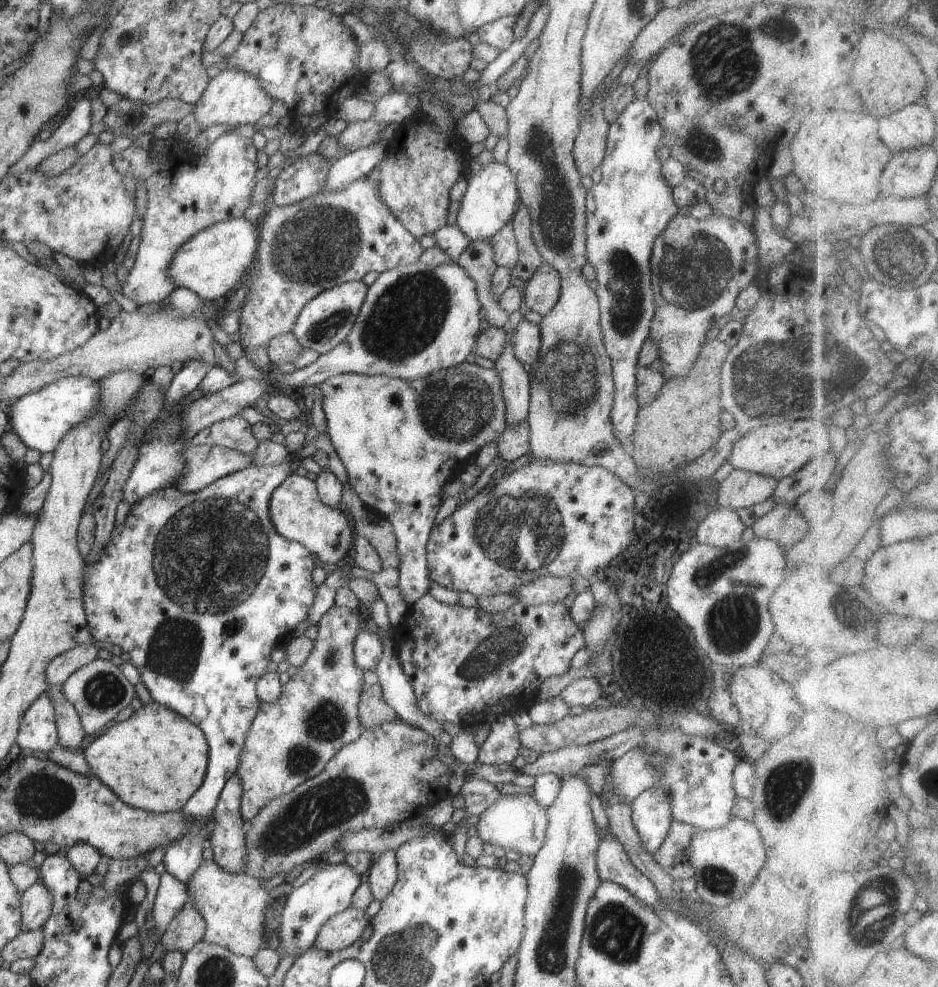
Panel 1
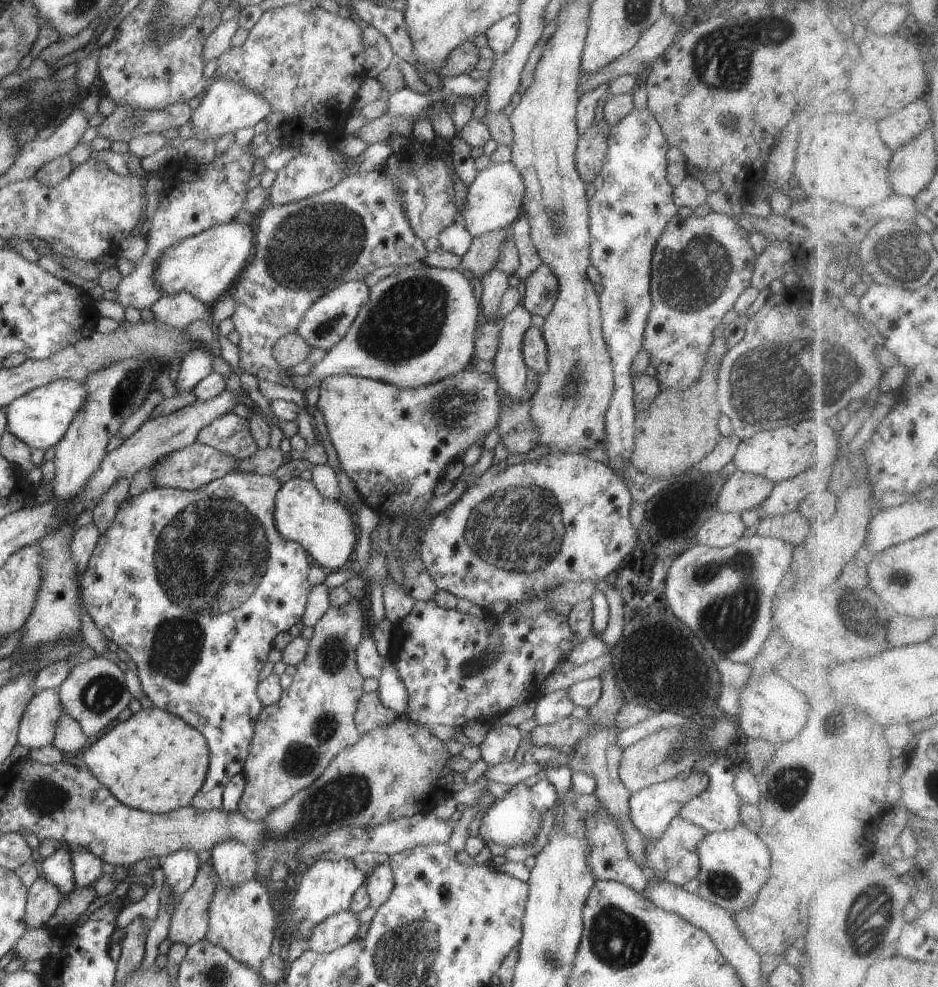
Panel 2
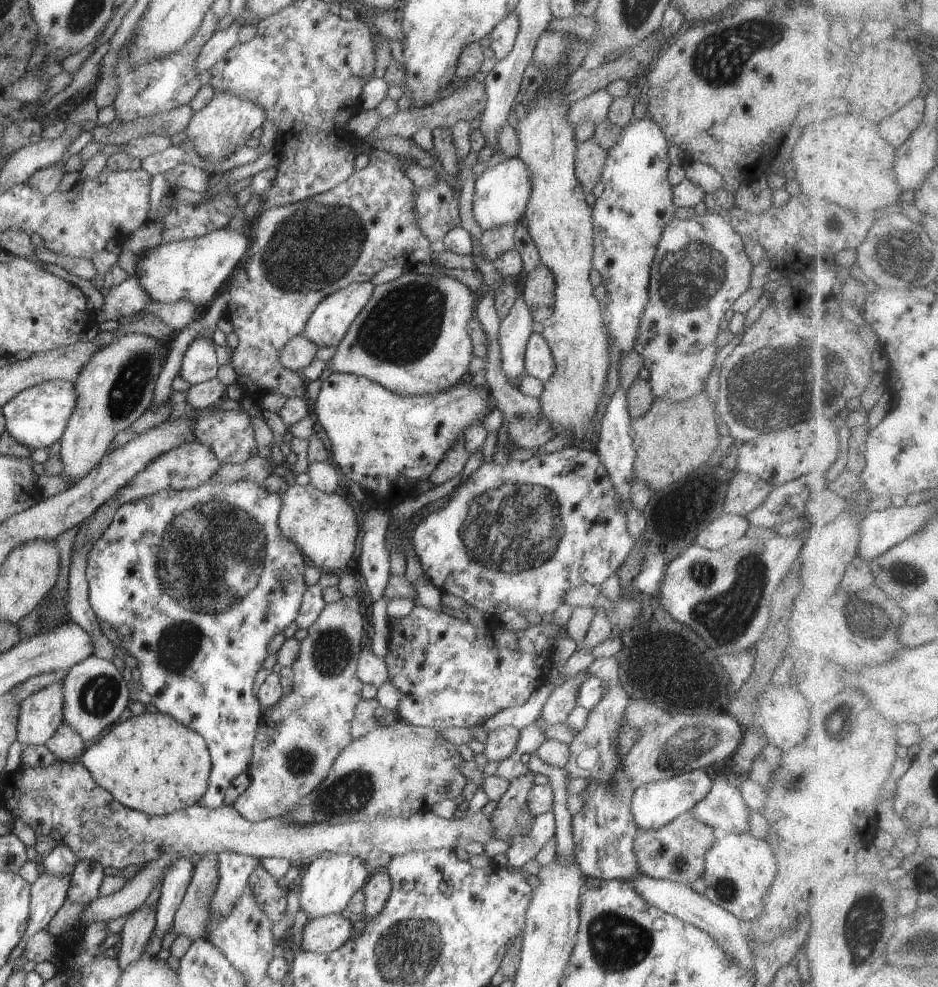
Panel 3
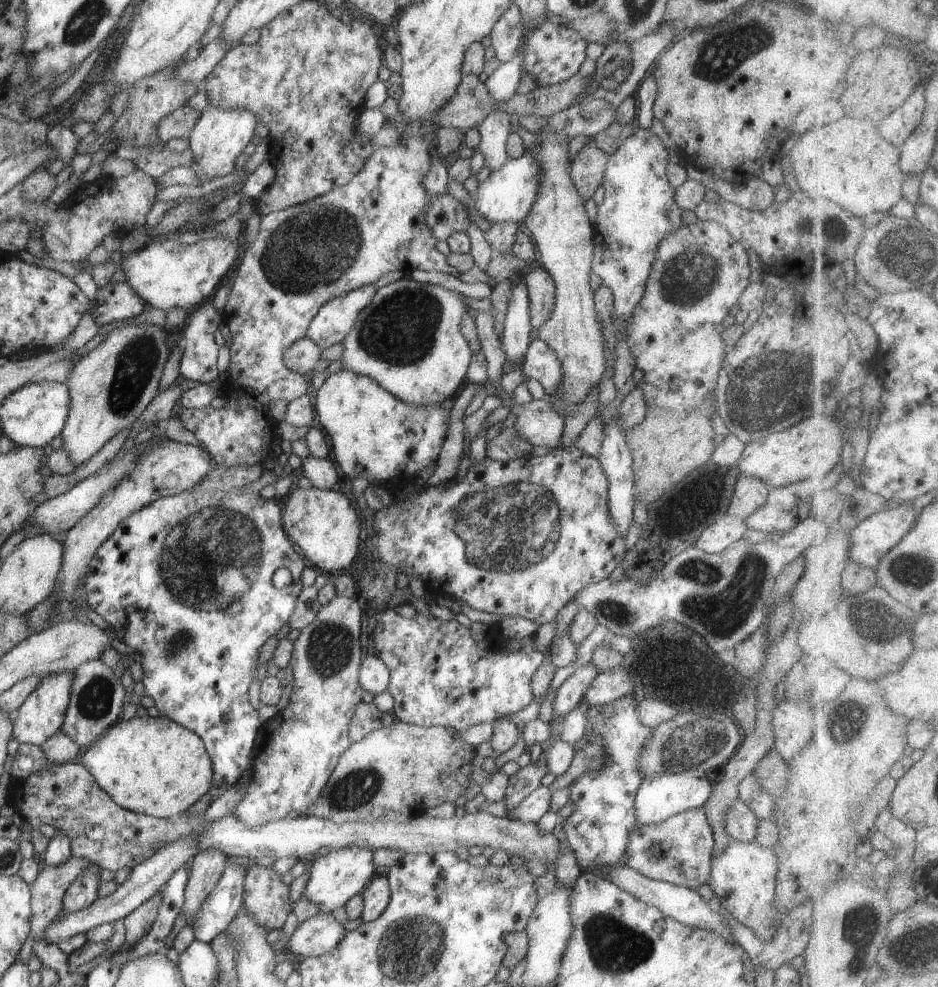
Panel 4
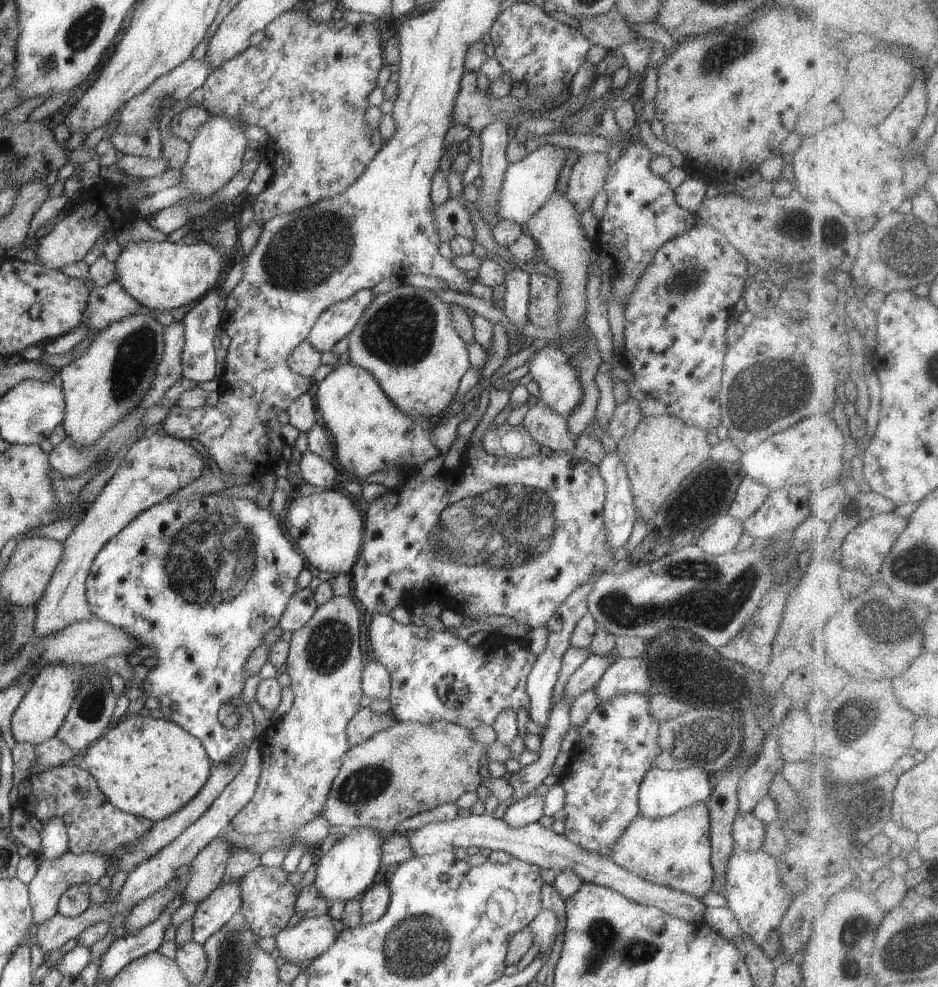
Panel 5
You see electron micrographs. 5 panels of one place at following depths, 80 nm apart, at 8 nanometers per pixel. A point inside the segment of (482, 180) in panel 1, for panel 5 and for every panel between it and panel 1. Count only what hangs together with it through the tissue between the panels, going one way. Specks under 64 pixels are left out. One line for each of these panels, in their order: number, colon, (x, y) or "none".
2: (494, 200)
3: (500, 197)
4: (507, 195)
5: (527, 184)

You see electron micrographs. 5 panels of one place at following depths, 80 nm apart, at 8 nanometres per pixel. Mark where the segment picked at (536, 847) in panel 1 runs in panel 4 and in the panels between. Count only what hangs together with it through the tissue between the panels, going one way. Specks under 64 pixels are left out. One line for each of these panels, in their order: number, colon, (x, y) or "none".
2: (513, 819)
3: (511, 819)
4: (528, 779)

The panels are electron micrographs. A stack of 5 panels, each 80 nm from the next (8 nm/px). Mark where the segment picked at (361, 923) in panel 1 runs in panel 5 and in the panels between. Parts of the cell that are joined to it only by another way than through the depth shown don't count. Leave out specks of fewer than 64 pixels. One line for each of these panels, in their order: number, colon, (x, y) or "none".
2: (338, 929)
3: (324, 934)
4: (319, 935)
5: (310, 938)

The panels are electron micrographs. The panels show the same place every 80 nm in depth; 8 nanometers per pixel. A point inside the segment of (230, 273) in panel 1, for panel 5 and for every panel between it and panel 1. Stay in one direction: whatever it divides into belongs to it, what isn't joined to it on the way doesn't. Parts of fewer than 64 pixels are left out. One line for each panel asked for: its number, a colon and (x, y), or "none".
2: (206, 265)
3: (195, 269)
4: (166, 274)
5: (161, 275)

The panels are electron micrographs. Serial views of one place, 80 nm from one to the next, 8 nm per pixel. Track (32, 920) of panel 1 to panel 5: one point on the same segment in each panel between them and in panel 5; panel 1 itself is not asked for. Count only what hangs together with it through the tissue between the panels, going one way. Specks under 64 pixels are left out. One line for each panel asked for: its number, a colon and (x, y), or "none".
2: (43, 898)
3: (48, 892)
4: (48, 890)
5: (53, 878)

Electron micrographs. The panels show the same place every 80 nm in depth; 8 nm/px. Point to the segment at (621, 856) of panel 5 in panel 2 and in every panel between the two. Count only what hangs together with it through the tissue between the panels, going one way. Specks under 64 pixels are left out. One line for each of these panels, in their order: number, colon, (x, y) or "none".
2: (673, 857)
3: (676, 851)
4: (678, 851)

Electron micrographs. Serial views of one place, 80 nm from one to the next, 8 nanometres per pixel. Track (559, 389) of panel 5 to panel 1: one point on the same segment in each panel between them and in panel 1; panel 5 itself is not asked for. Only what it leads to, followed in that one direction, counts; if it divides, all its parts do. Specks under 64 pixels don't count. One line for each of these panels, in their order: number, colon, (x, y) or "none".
1: (526, 339)
2: (535, 353)
3: (539, 361)
4: (540, 363)

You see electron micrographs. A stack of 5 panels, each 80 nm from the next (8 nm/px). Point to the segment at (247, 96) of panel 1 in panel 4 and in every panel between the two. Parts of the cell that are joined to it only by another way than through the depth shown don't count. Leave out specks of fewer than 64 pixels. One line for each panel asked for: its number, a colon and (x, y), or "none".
2: (228, 106)
3: (228, 121)
4: (221, 134)

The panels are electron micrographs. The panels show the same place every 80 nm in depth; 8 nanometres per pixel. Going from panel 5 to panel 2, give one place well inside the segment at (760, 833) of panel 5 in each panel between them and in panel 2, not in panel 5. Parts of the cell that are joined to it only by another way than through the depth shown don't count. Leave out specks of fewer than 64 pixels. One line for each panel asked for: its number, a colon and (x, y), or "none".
2: (718, 809)
3: (723, 808)
4: (741, 824)

